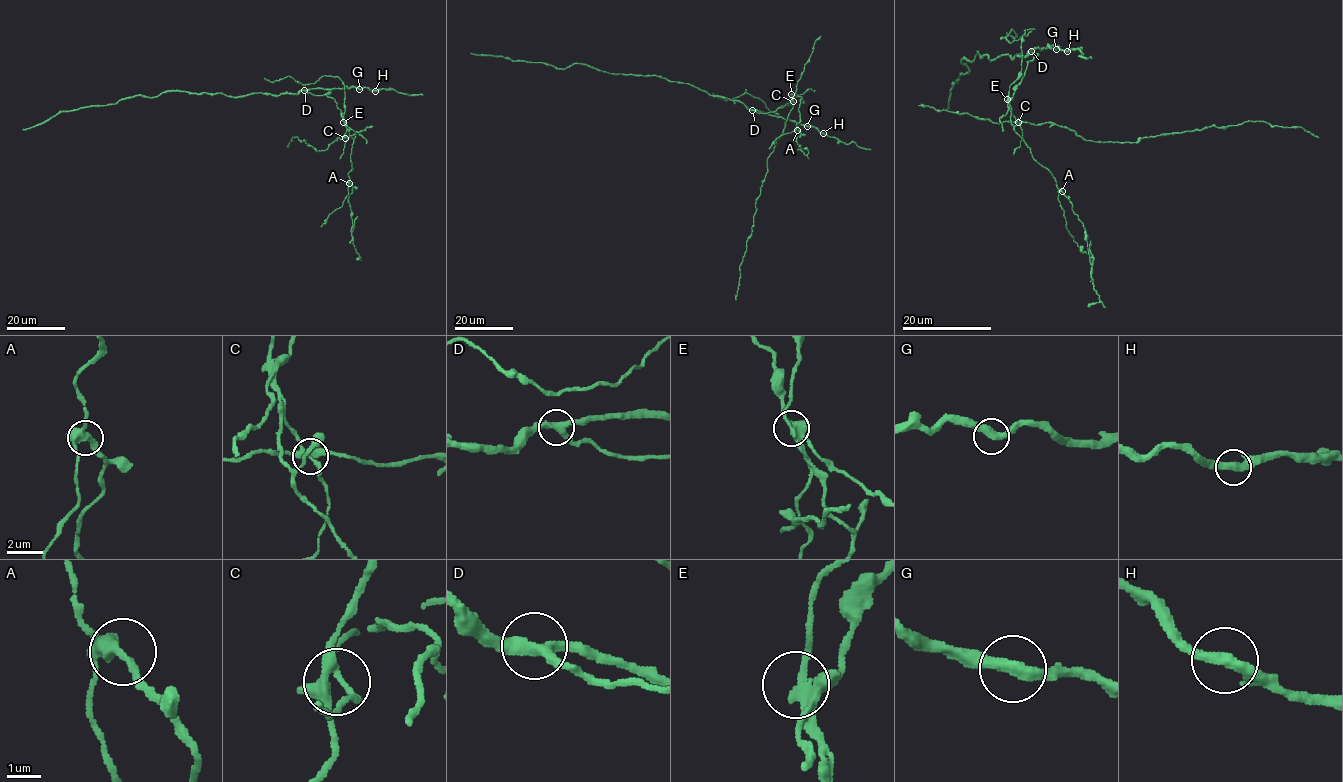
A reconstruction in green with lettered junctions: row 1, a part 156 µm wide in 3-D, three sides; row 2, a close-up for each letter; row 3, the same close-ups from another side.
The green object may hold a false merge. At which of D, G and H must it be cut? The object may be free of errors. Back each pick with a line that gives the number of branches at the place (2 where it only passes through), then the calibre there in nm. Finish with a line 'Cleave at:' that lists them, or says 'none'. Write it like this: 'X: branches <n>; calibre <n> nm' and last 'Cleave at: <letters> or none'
D: branches 3; calibre 320 nm
Cleave at: D

